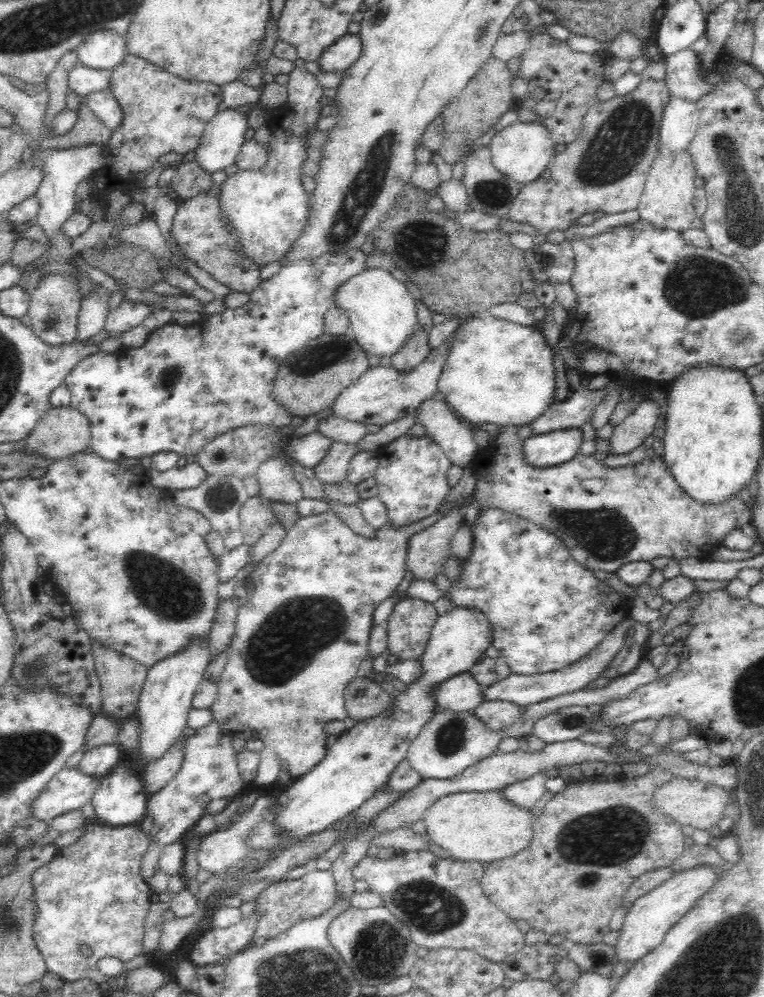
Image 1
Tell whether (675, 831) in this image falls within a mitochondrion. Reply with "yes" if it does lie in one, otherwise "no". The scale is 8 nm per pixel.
no

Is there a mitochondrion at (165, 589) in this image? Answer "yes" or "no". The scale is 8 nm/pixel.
yes

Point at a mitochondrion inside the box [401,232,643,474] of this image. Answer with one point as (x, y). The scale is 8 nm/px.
(544, 260)

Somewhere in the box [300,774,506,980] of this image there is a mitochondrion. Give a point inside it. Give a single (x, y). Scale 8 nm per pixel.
(433, 910)

